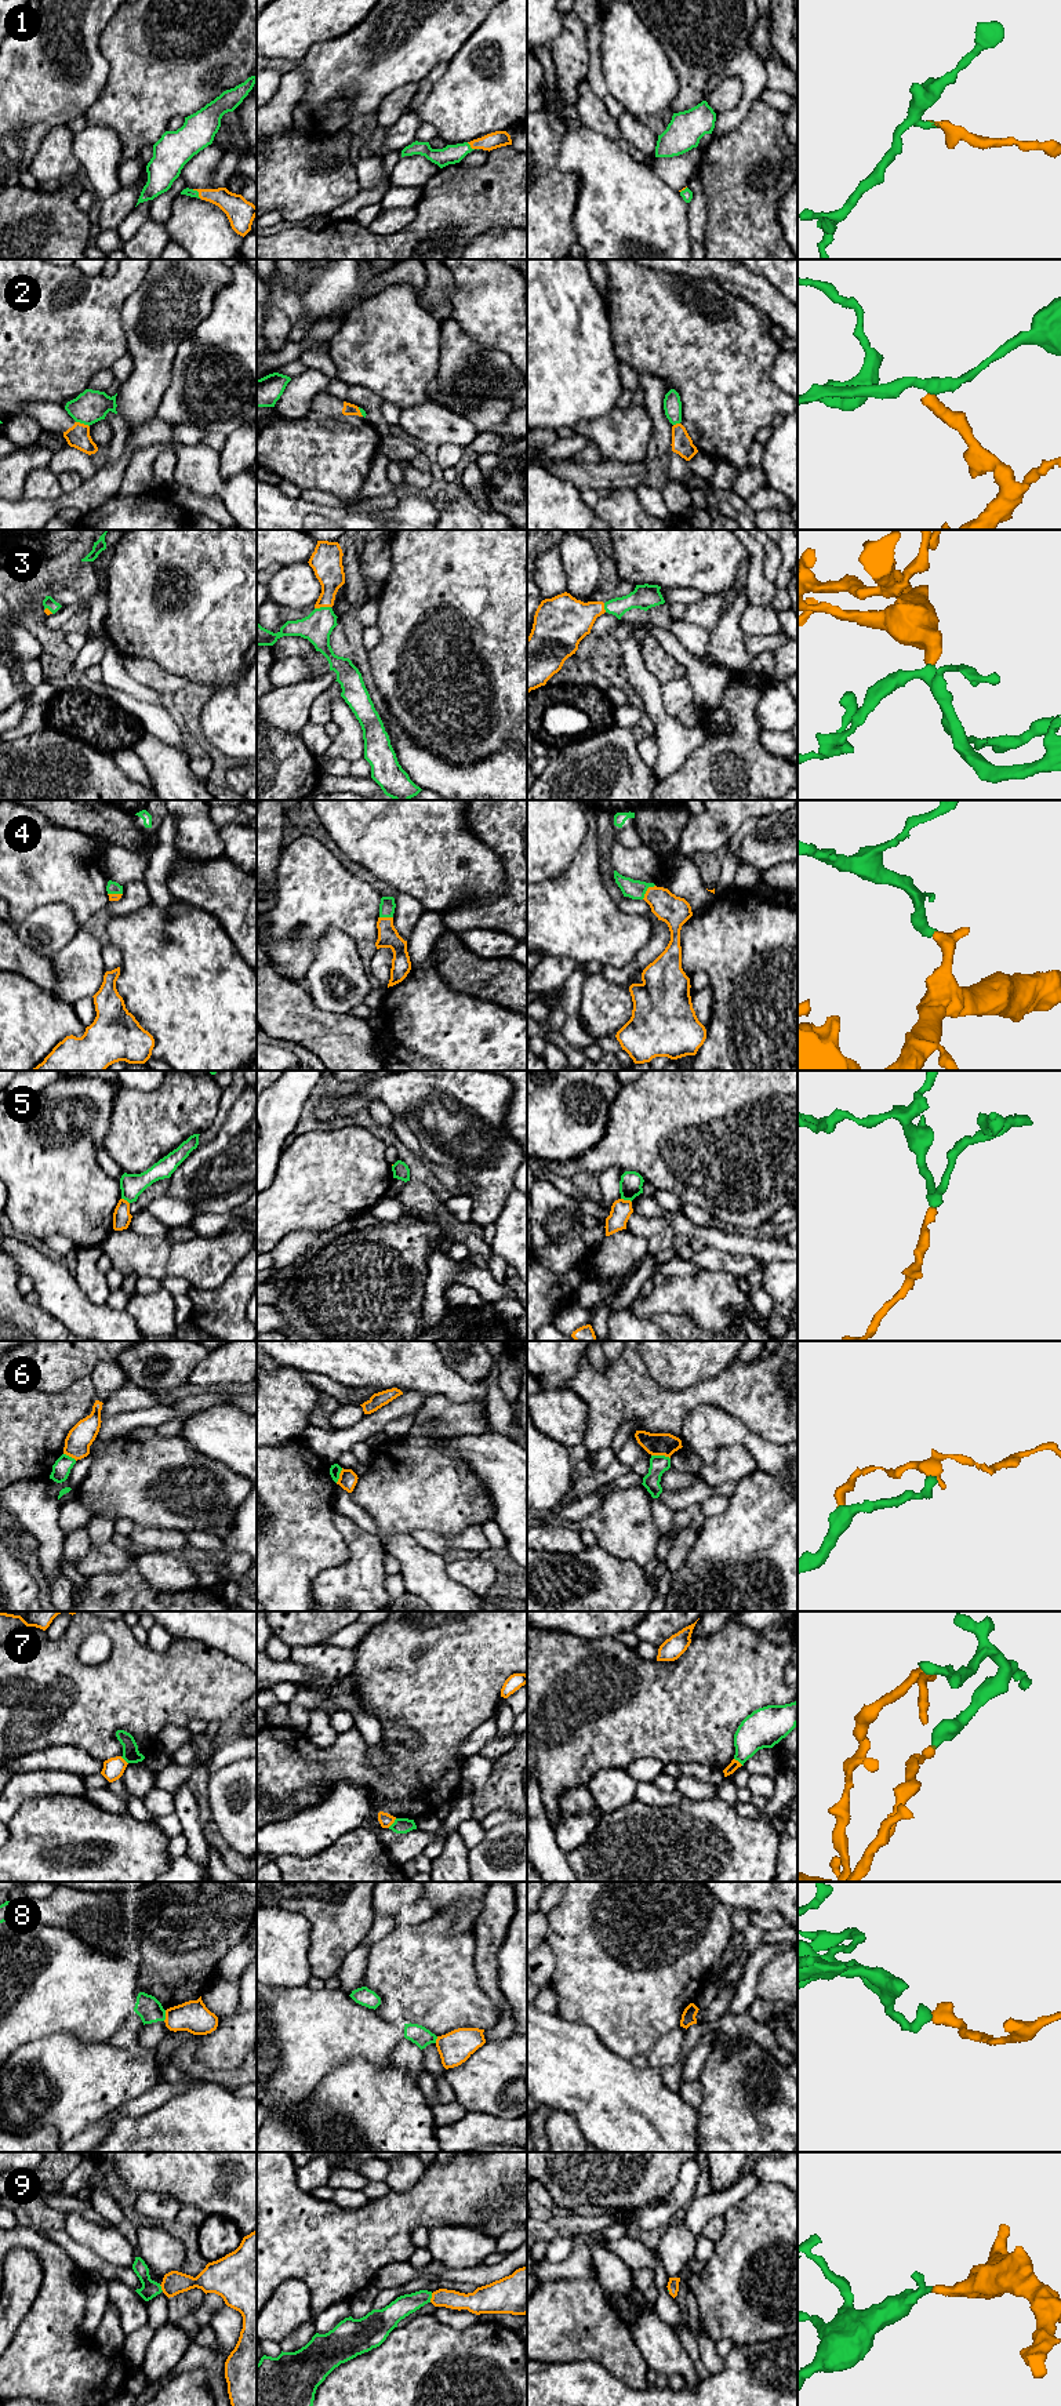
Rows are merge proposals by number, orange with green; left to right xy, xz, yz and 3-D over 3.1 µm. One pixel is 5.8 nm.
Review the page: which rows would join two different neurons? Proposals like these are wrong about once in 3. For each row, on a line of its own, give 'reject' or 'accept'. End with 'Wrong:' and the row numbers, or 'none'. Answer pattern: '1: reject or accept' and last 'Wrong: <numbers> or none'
1: accept
2: reject
3: accept
4: accept
5: reject
6: reject
7: reject
8: reject
9: accept
Wrong: 2, 5, 6, 7, 8

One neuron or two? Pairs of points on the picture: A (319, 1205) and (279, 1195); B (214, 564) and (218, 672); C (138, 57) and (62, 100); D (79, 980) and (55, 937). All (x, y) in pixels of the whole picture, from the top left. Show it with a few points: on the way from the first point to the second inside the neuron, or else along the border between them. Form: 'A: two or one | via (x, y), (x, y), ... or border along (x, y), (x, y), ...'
A: one | via (309, 1196), (289, 1196)
B: one | via (214, 591), (214, 646)
C: two | border along (100, 43), (108, 64), (108, 79), (93, 104)
D: two | border along (79, 929), (50, 956)

